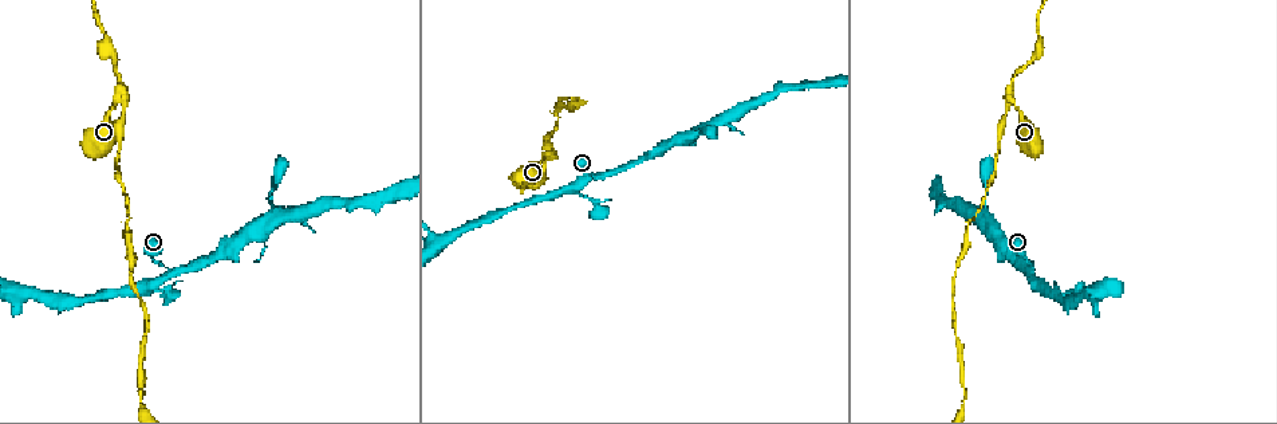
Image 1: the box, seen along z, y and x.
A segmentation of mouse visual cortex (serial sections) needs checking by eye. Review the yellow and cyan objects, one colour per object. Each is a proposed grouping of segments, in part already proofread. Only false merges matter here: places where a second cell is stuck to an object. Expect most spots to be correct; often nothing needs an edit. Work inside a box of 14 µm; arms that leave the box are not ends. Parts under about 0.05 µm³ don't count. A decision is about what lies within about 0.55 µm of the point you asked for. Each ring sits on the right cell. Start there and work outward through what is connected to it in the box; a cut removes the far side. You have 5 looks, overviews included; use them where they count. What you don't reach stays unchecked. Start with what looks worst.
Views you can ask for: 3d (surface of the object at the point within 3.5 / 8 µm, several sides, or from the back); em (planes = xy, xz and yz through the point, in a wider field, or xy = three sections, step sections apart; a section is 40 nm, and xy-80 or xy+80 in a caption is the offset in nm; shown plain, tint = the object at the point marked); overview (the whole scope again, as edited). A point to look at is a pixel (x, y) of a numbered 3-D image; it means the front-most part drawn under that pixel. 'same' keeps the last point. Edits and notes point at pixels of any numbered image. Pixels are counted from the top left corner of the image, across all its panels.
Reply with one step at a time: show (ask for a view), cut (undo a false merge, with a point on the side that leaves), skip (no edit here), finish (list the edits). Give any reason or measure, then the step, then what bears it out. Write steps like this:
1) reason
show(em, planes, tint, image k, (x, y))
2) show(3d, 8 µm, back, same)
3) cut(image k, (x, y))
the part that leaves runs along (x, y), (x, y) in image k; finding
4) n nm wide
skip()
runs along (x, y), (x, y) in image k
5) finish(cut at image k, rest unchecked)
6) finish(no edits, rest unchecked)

abrupt turn
show(3d, 3.5 µm, image 1, (117, 104))

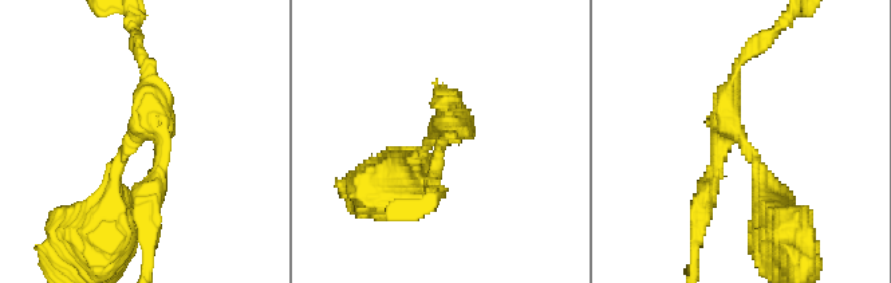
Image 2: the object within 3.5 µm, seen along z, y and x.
shape alone is not enough
show(em, xy, step 5, tint, image 2, (733, 137))

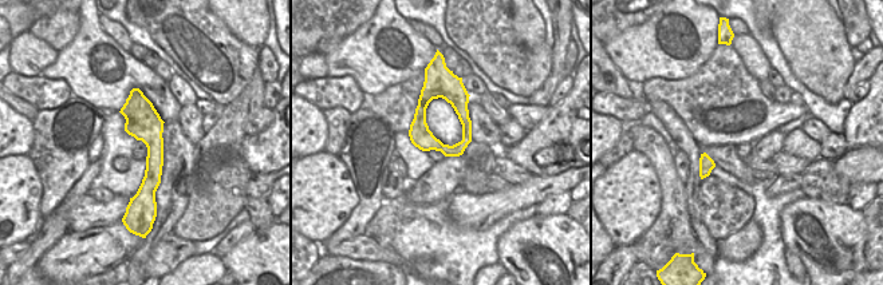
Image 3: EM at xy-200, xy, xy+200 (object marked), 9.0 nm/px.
200 nm wide
skip()
runs along (405, 169), (458, 124), (445, 99) in image 2; all the same cell

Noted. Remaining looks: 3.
sudden change in width
show(3d, 3.5 µm, image 1, (171, 272))

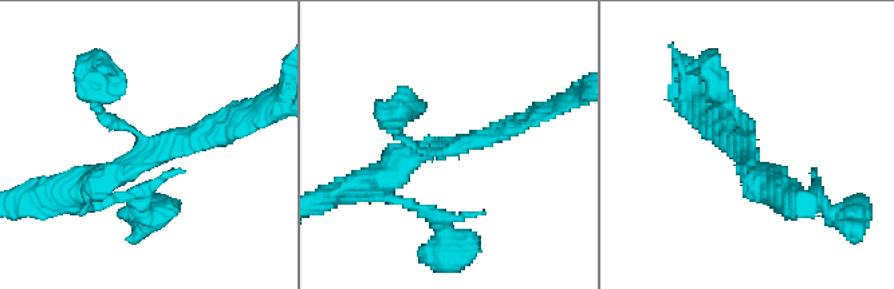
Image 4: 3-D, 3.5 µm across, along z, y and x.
3 arms; arms of 150, 250, 350 nm
show(em, xy, step 1, tint, image 4, (444, 149))

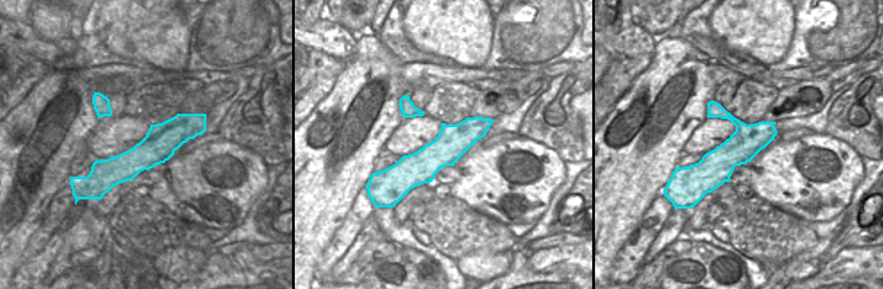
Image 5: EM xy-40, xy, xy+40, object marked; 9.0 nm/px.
skip()
runs along (90, 90), (144, 147), (221, 130) in image 4; continuous, no second cell

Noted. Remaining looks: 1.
finish(no edits, rest unchecked)

